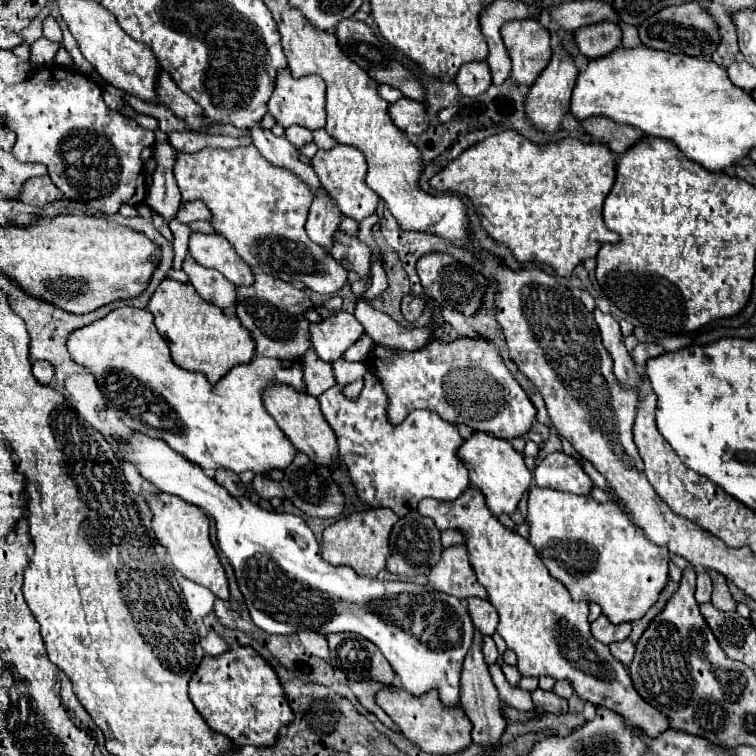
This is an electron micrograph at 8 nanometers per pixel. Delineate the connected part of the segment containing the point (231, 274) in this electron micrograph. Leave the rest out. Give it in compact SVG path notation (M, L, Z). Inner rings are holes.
M193 232L189 238L189 256L201 266L219 270L229 282L237 286L253 284L253 270L237 258L235 250L219 234Z

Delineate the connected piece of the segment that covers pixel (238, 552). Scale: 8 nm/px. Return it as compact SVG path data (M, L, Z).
M131 432L129 438L119 440L117 452L121 454L123 462L133 464L141 474L141 478L149 480L161 492L181 496L183 500L199 506L209 516L213 516L217 526L219 550L227 556L229 564L233 566L239 590L245 598L251 618L261 630L269 634L295 634L301 630L311 630L319 634L331 634L331 632L361 634L383 652L383 656L389 660L395 674L403 682L403 688L409 694L421 696L427 690L437 688L439 698L441 702L445 702L445 706L459 704L461 666L467 656L469 644L473 642L473 632L475 632L463 600L457 600L449 594L441 594L431 586L361 578L349 566L335 568L331 564L325 564L325 560L321 558L321 550L315 540L315 534L311 532L311 528L305 524L301 516L271 512L253 504L245 496L239 496L239 498L231 496L221 484L215 482L215 478L209 478L201 466L169 450L165 440L149 438L141 432Z

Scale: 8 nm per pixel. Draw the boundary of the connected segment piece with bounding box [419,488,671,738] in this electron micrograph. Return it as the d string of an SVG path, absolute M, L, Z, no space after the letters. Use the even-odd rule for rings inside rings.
M467 488L465 494L461 494L453 502L441 502L441 500L431 500L431 498L421 500L419 502L419 514L429 516L439 530L459 530L461 534L465 534L465 548L467 548L467 554L469 554L469 562L471 562L471 566L477 574L479 584L485 586L485 590L489 594L489 602L497 608L497 614L499 614L497 632L507 642L507 648L511 648L517 654L517 658L519 658L517 668L521 670L523 676L553 676L557 680L569 678L573 682L573 688L575 688L579 698L589 700L595 706L605 706L613 712L623 714L627 724L641 728L651 738L657 738L659 734L663 734L665 730L671 728L669 718L665 718L665 714L661 714L659 710L649 706L633 690L627 668L609 654L609 648L605 644L601 644L593 638L593 634L589 630L589 622L587 622L589 604L587 602L575 602L571 598L569 590L561 582L557 582L555 578L551 578L547 574L545 564L541 562L541 558L537 558L537 552L533 550L533 546L523 536L519 536L517 532L505 528L487 510L485 496L481 494L481 490Z

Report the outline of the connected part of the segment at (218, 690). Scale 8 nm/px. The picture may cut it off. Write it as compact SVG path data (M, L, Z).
M251 646L227 650L225 654L215 656L215 658L205 656L189 682L189 696L191 696L191 702L197 706L197 710L201 712L201 716L205 718L205 722L215 732L227 736L233 746L245 746L245 744L273 746L279 728L293 722L293 712L289 710L289 704L285 702L277 674Z

